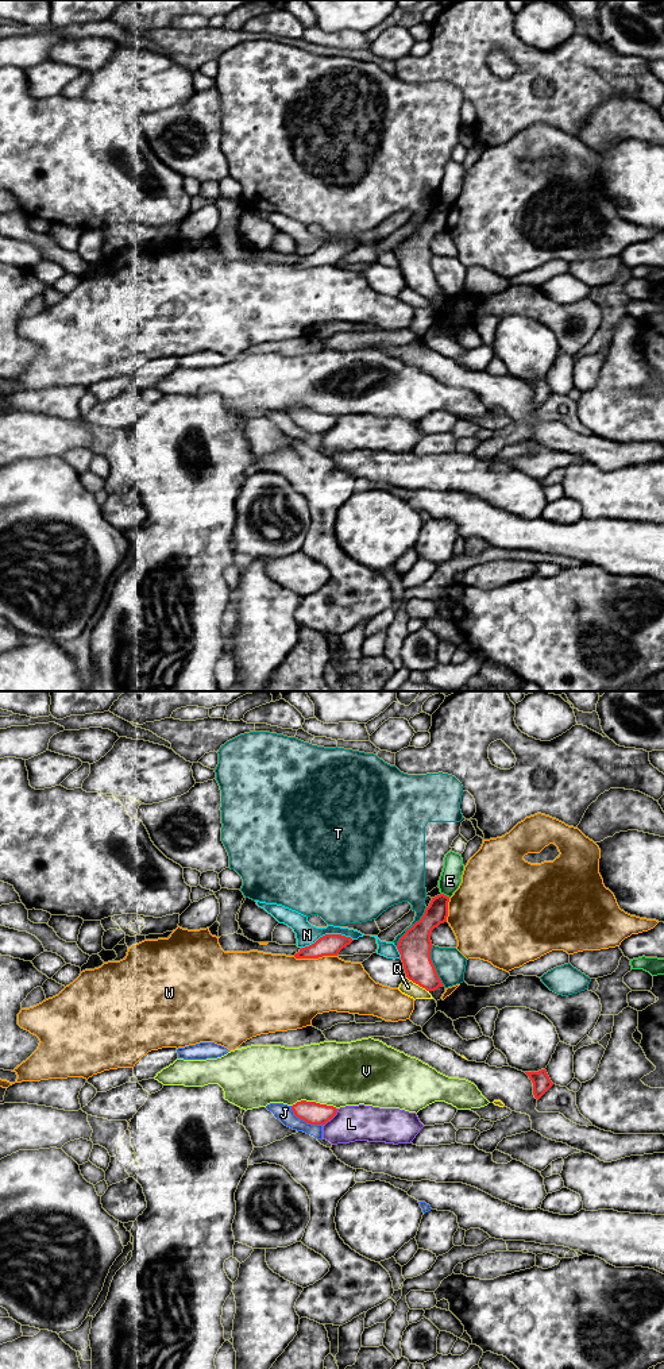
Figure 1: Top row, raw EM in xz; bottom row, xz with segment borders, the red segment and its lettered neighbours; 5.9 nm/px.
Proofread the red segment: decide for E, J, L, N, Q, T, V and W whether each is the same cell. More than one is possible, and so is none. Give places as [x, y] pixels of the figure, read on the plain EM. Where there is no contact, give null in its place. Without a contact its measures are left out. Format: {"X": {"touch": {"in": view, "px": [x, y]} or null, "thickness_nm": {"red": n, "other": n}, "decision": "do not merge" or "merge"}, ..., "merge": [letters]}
{"E": {"touch": {"in": "xz", "px": [446, 204]}, "thickness_nm": {"red": 140, "other": 130}, "decision": "do not merge"}, "J": {"touch": {"in": "xz", "px": [304, 428]}, "thickness_nm": {"red": 130, "other": 100}, "decision": "do not merge"}, "L": {"touch": {"in": "xz", "px": [331, 427]}, "thickness_nm": {"red": 130, "other": 220}, "decision": "do not merge"}, "N": {"touch": {"in": "xz", "px": [327, 243]}, "thickness_nm": {"red": 130, "other": 130}, "decision": "do not merge"}, "Q": {"touch": {"in": "xz", "px": [417, 292]}, "thickness_nm": {"red": 190, "other": 90}, "decision": "do not merge"}, "T": {"touch": {"in": "xz", "px": [412, 235]}, "thickness_nm": {"red": 190, "other": 200}, "decision": "do not merge"}, "V": {"touch": {"in": "xz", "px": [315, 411]}, "thickness_nm": {"red": 130, "other": 380}, "decision": "do not merge"}, "W": {"touch": {"in": "xz", "px": [315, 266]}, "thickness_nm": {"red": 130, "other": 400}, "decision": "do not merge"}, "merge": []}

